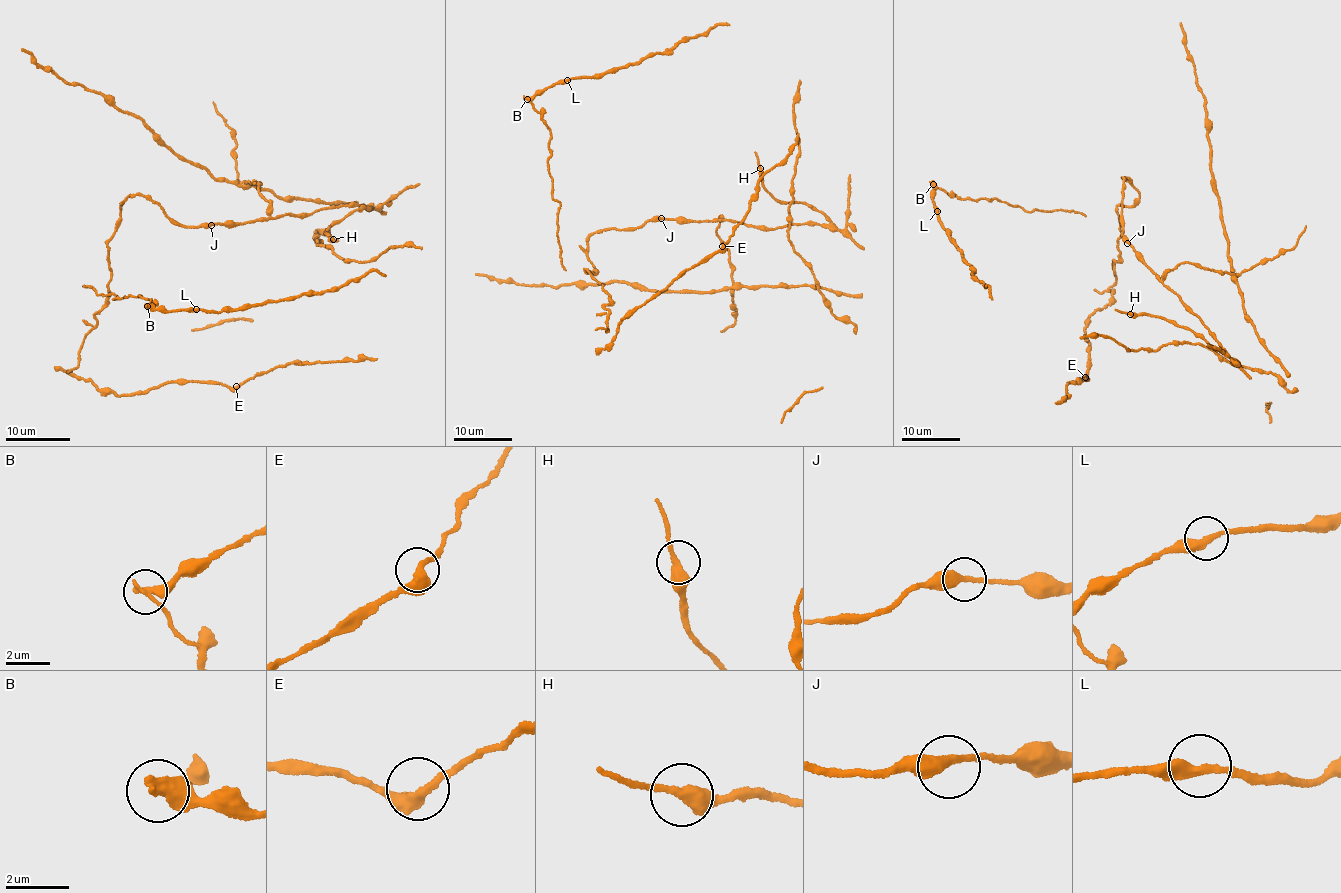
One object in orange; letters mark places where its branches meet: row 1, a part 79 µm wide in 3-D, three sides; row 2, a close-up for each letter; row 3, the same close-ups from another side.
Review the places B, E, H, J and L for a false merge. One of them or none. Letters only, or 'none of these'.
B

